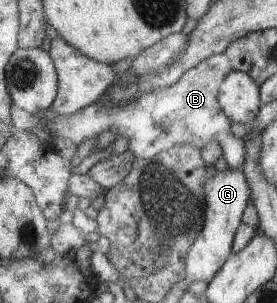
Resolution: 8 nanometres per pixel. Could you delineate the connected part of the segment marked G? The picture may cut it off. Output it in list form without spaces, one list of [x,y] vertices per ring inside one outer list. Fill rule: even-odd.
[[[227,168],[216,171],[204,184],[206,209],[204,225],[199,236],[191,245],[186,258],[186,279],[191,282],[211,282],[221,270],[223,263],[232,255],[232,244],[246,206],[250,203],[250,188],[243,171]]]

